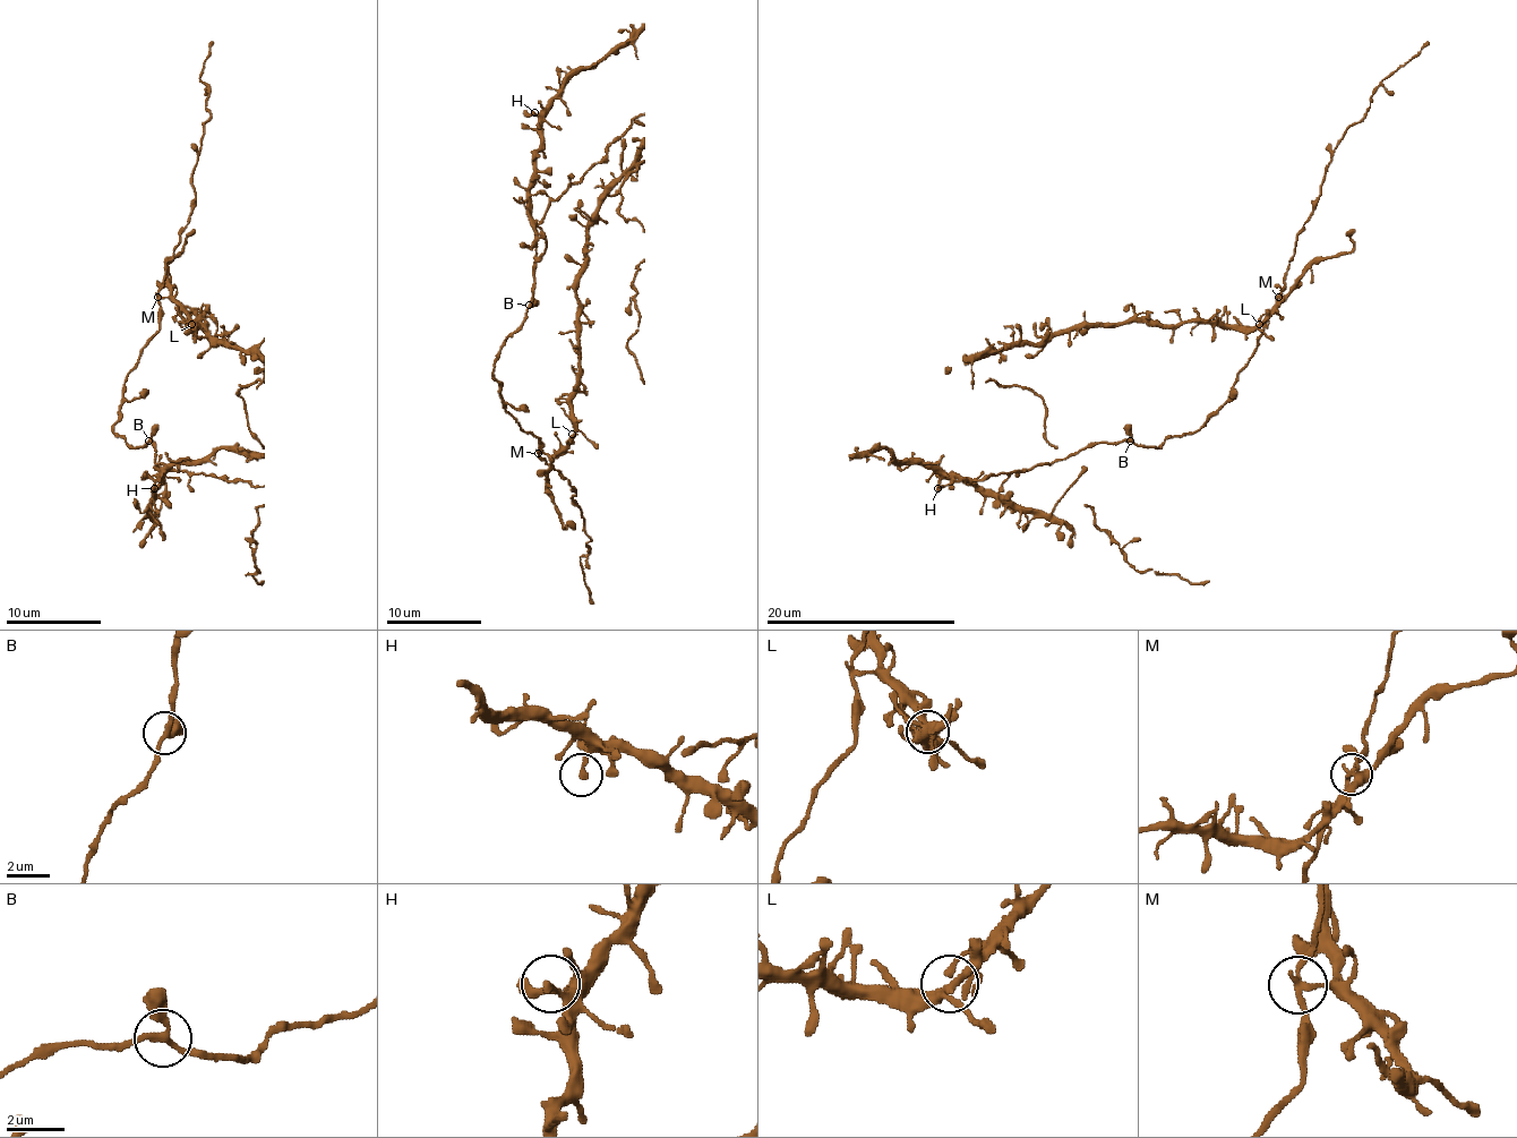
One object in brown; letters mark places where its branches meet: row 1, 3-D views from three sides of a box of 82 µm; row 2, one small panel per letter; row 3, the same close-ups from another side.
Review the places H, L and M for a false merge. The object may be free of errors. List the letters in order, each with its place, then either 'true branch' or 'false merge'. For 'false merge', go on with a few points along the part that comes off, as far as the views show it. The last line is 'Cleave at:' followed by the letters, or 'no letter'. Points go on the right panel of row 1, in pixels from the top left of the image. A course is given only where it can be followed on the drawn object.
H: at (937, 488); true branch
L: at (1259, 324); true branch
M: at (1278, 297); true branch
Cleave at: no letter

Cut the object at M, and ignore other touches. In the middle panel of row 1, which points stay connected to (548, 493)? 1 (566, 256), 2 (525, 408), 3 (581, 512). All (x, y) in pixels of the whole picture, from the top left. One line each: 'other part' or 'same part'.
1: same part
2: other part
3: other part

